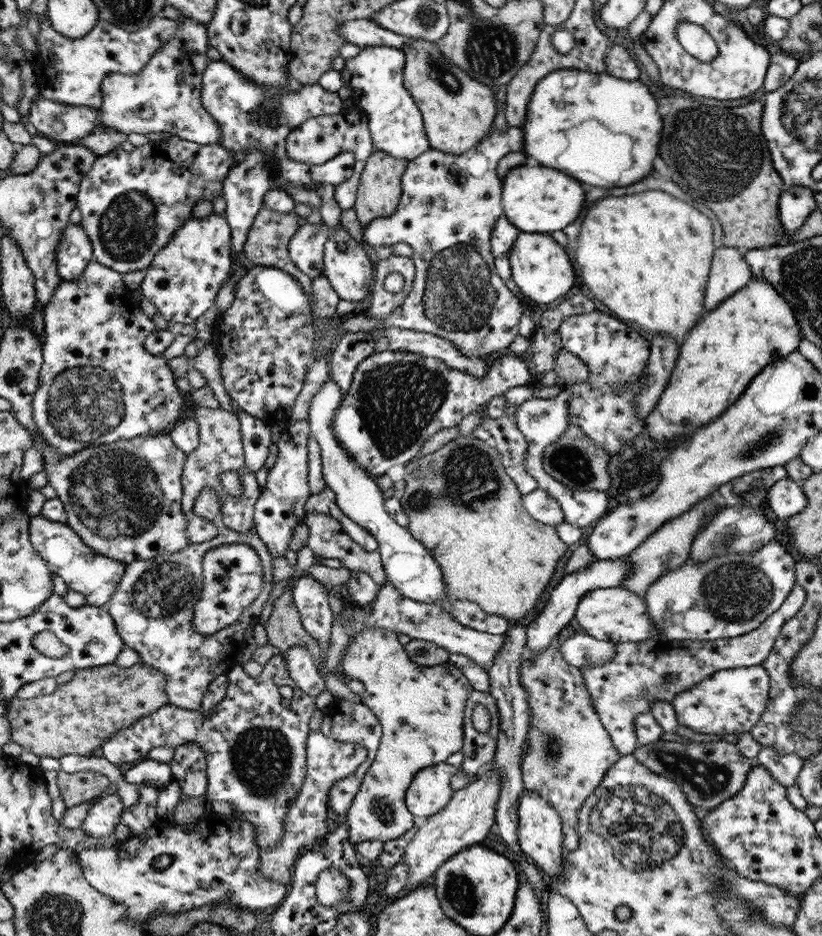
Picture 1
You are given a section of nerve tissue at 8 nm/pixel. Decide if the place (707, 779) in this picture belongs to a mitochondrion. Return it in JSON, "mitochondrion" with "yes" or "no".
{"mitochondrion":"yes"}

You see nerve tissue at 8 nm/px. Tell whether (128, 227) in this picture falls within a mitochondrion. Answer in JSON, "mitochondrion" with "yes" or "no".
{"mitochondrion":"yes"}

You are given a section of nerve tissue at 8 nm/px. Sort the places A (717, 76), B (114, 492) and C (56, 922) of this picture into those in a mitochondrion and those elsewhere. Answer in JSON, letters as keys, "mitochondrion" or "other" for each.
{"A":"other","B":"mitochondrion","C":"mitochondrion"}

